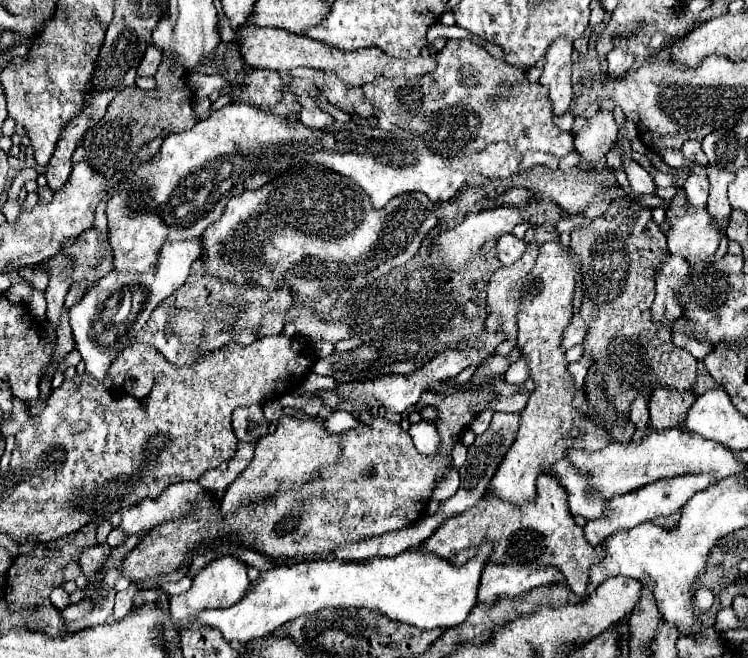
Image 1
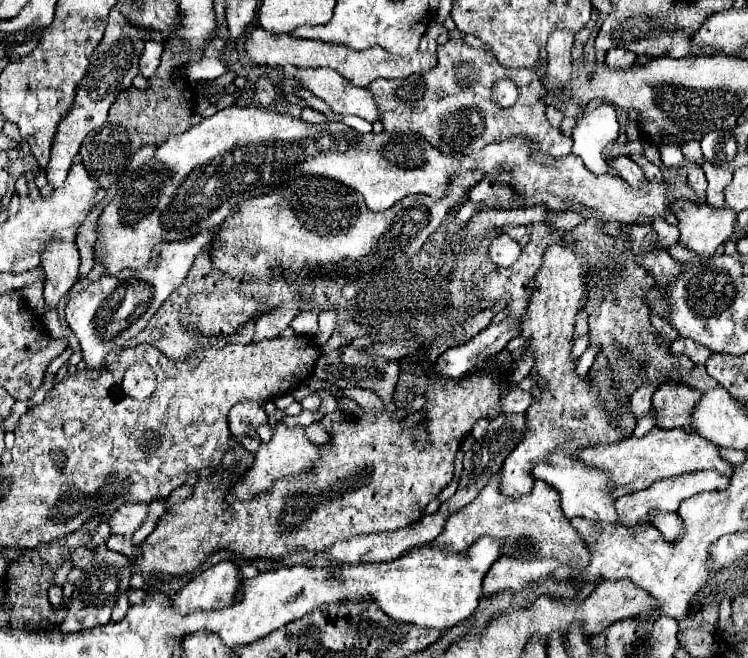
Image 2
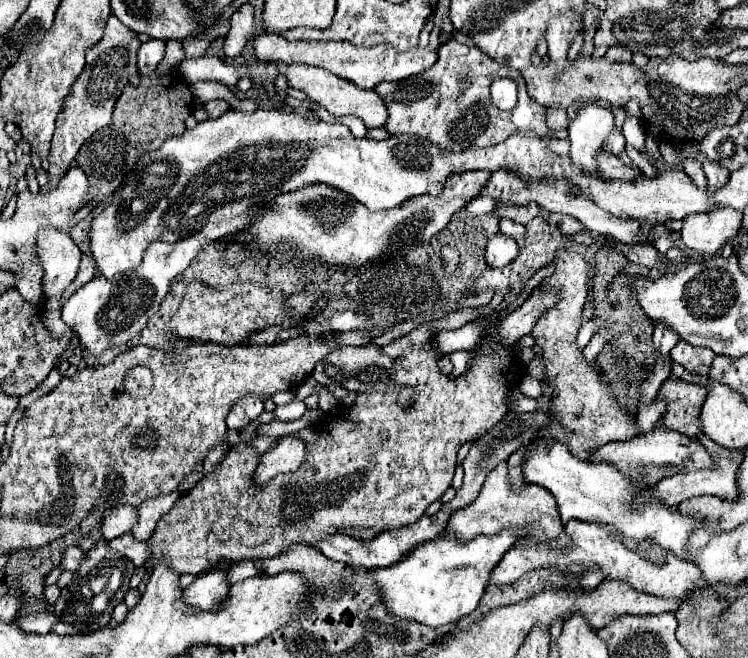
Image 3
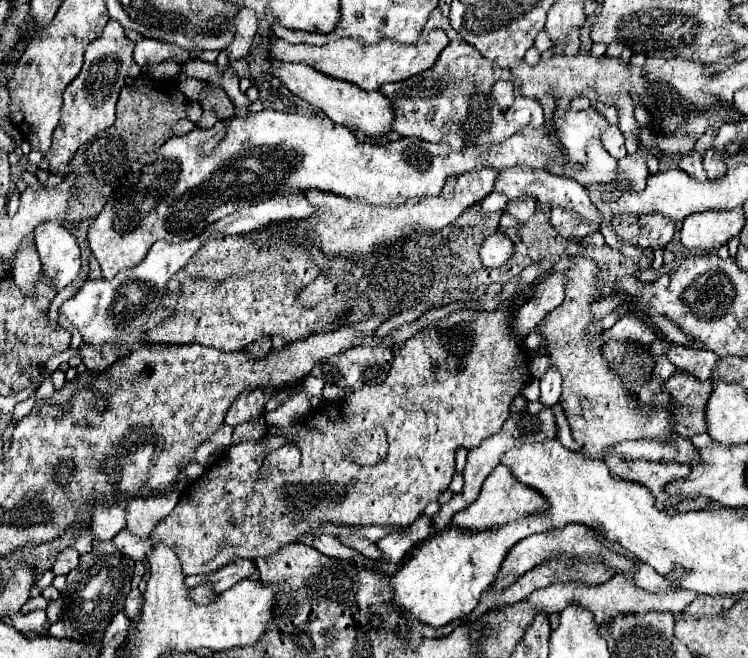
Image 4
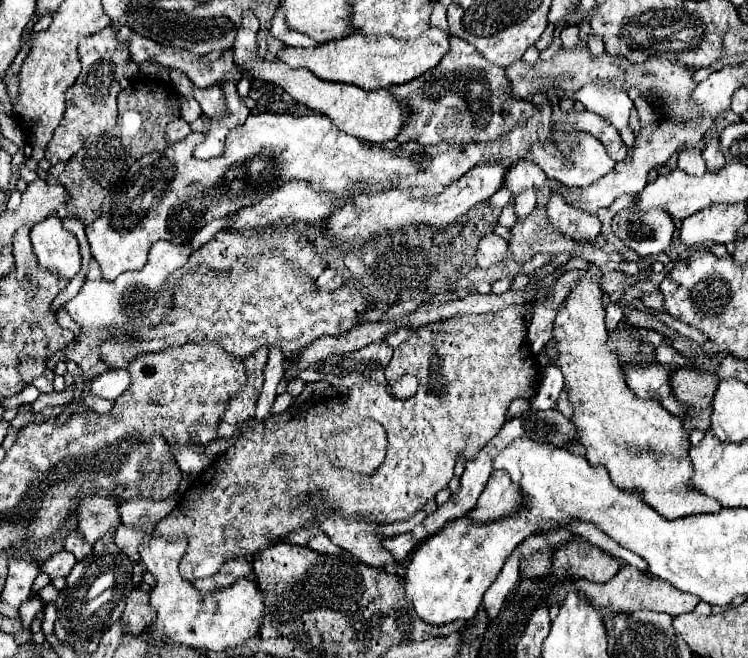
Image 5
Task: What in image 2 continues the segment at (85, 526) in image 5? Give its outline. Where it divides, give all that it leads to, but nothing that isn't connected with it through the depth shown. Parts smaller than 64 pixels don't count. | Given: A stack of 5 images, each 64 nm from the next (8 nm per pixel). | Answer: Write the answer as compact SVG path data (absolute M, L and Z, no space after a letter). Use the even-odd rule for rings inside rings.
M124 504L112 516L112 534L128 534L132 536L148 516L148 504Z

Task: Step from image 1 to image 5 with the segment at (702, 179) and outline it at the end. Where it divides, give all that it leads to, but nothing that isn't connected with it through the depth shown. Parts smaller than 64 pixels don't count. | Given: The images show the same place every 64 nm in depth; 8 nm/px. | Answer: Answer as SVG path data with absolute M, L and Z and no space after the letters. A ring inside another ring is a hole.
M688 148L682 150L678 156L678 168L684 170L686 174L694 176L704 176L706 174L706 164L702 160L702 152L698 148Z

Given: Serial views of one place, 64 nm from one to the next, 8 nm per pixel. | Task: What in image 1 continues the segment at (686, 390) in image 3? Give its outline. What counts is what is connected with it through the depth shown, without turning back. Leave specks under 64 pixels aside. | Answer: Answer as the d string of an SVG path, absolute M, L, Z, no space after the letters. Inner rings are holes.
M658 388L648 404L652 430L684 428L686 412L694 404L694 392L680 392L670 388Z

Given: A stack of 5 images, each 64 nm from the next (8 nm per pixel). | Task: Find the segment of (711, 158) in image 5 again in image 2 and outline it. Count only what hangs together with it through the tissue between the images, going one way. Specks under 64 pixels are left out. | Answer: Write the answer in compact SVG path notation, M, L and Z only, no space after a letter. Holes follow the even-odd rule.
M710 162L702 164L702 170L708 178L708 196L706 202L712 208L726 208L726 200L724 200L724 188L730 184L732 174L728 170L722 170Z

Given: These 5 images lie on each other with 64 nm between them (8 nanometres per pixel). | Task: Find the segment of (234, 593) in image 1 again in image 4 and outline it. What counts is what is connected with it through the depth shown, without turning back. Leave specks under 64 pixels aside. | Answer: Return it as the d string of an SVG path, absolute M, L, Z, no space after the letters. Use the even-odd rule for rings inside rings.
M198 584L198 586L190 588L190 598L198 604L208 604L212 600L210 596L218 596L210 584Z

